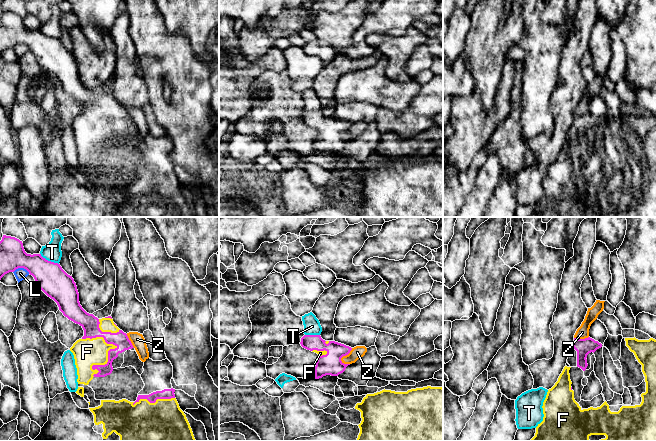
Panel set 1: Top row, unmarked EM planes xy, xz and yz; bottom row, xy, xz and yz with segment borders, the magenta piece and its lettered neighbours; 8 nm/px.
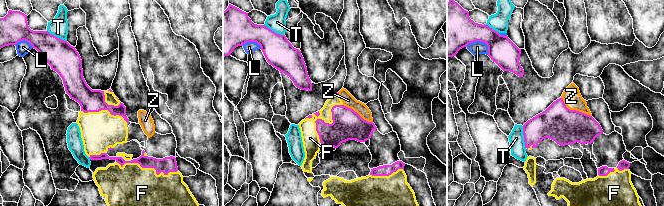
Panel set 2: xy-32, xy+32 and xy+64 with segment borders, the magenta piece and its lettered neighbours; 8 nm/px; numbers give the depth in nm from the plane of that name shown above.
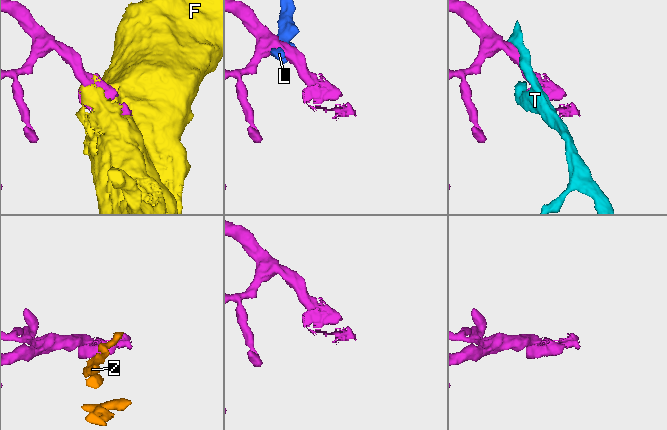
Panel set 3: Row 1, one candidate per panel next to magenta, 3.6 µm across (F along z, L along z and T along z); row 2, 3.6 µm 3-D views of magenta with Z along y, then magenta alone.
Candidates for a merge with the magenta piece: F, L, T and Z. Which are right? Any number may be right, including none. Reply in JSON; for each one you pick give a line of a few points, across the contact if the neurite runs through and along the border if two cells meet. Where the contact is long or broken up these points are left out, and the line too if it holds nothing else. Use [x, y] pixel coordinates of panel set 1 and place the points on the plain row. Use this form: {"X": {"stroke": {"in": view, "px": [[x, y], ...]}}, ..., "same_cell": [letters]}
{"same_cell": ["F"]}

